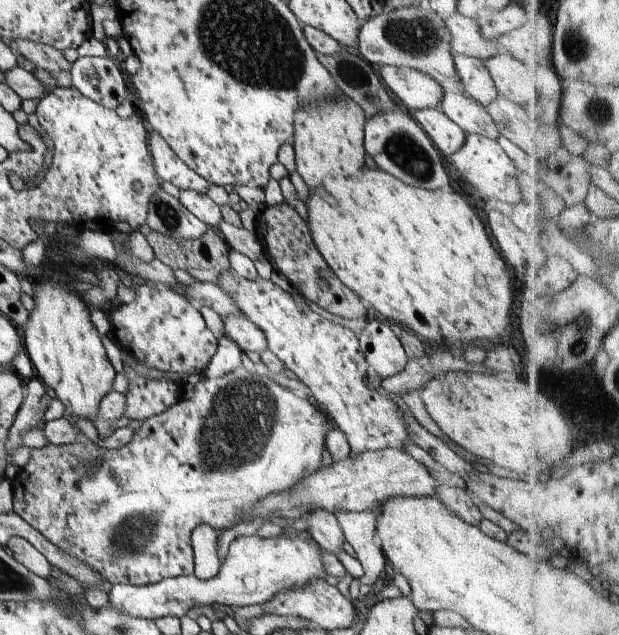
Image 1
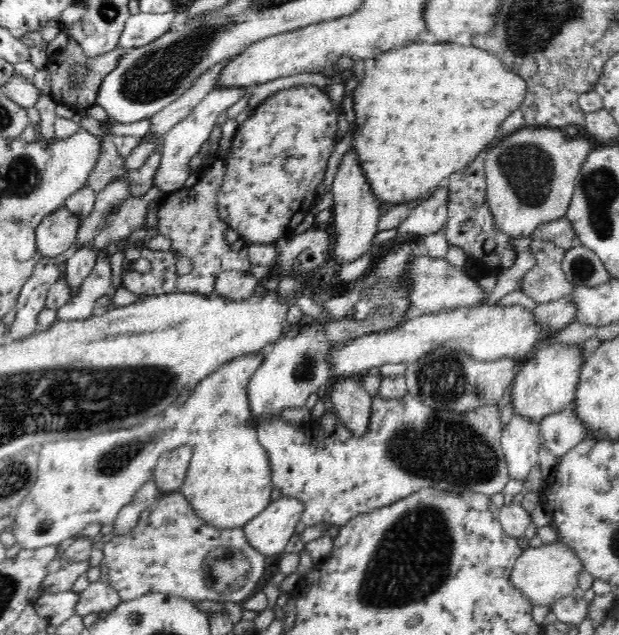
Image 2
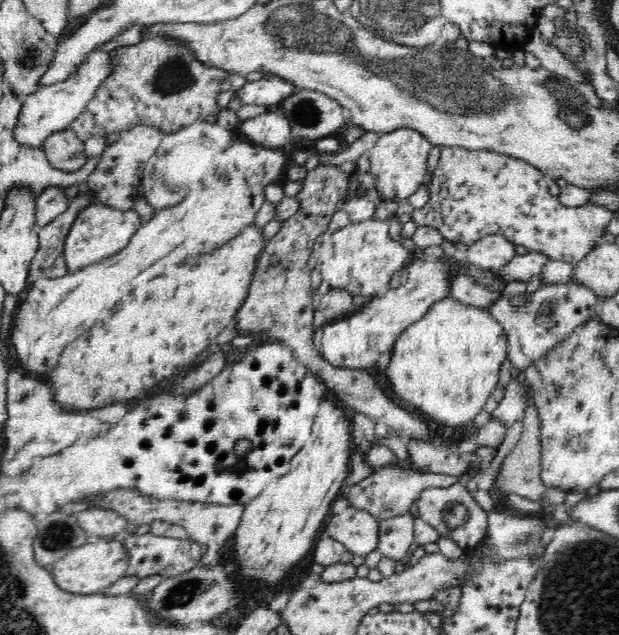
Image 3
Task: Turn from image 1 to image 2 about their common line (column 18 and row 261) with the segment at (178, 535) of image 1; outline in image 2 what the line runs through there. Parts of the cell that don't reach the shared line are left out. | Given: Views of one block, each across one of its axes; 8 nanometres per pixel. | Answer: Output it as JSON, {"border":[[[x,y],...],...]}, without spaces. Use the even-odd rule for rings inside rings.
{"border":[[[482,152],[468,167],[458,170],[456,174],[450,176],[450,180],[447,180],[449,186],[448,200],[447,200],[447,223],[444,226],[444,234],[447,238],[447,244],[449,246],[458,246],[462,248],[462,252],[466,255],[468,262],[472,263],[472,269],[468,270],[468,273],[477,278],[481,274],[491,274],[496,278],[502,274],[502,270],[510,269],[516,260],[516,253],[514,245],[510,243],[512,237],[504,234],[500,229],[496,229],[496,223],[492,219],[492,213],[490,213],[490,205],[486,199],[486,167],[485,159],[486,152]]]}

